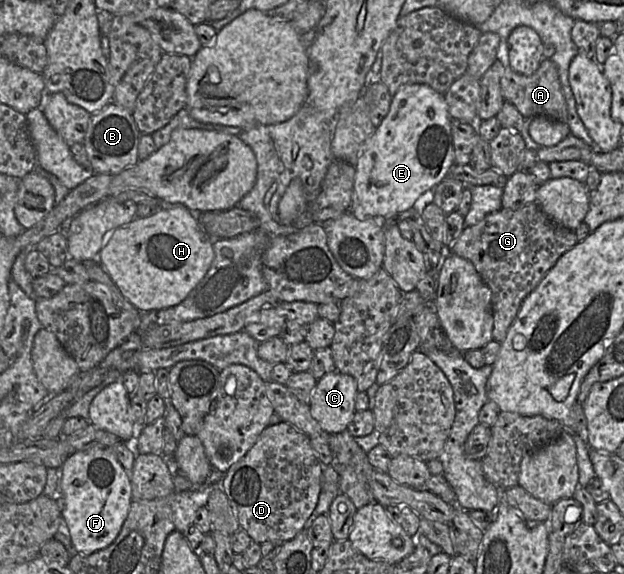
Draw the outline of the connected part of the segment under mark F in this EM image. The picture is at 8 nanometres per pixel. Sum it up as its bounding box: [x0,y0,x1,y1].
[60,447,132,556]

